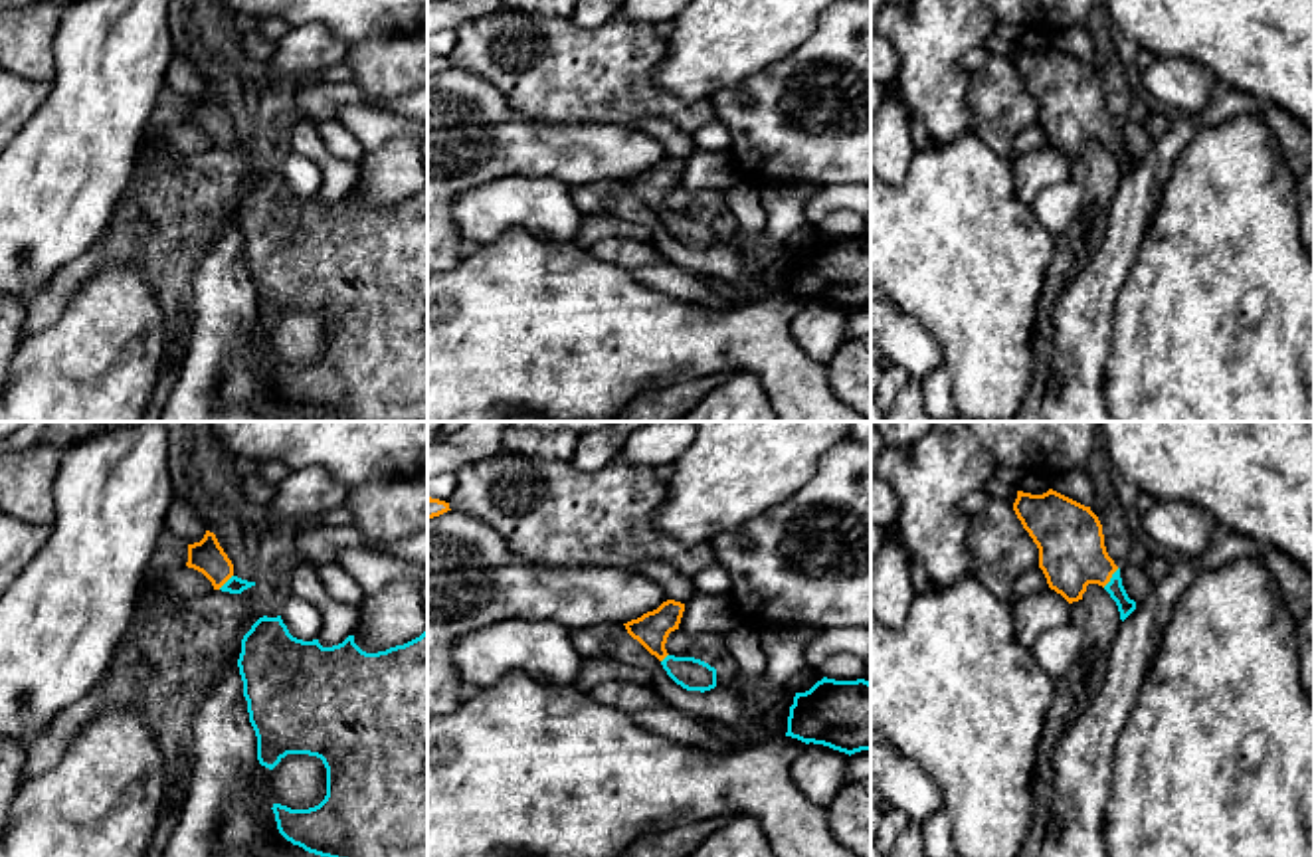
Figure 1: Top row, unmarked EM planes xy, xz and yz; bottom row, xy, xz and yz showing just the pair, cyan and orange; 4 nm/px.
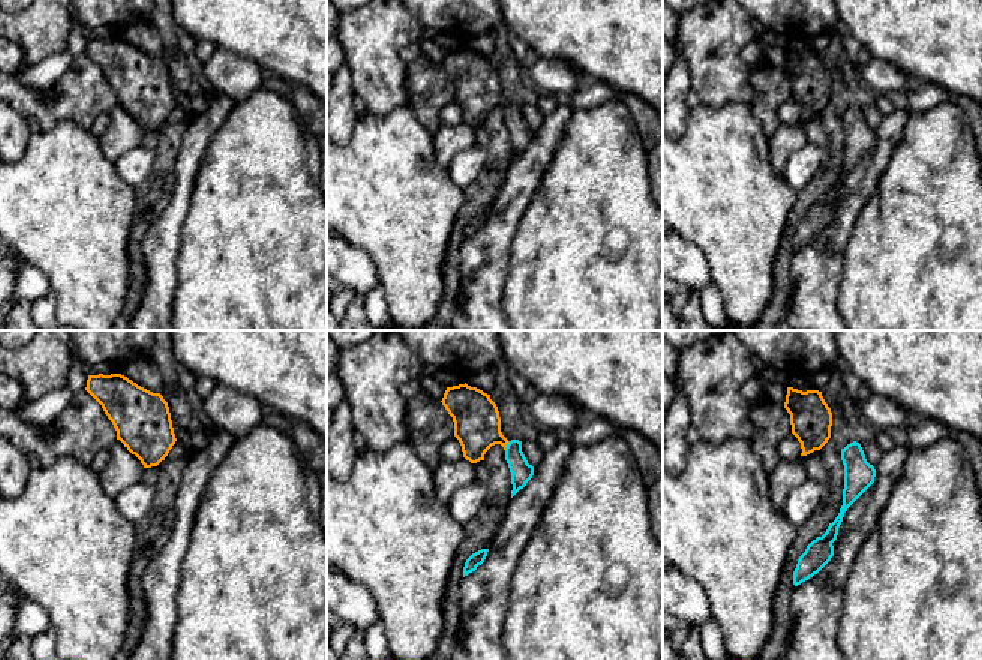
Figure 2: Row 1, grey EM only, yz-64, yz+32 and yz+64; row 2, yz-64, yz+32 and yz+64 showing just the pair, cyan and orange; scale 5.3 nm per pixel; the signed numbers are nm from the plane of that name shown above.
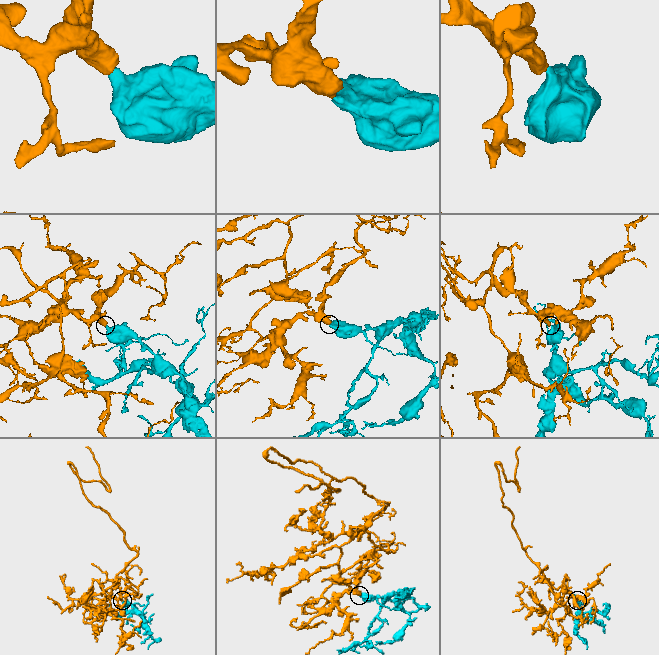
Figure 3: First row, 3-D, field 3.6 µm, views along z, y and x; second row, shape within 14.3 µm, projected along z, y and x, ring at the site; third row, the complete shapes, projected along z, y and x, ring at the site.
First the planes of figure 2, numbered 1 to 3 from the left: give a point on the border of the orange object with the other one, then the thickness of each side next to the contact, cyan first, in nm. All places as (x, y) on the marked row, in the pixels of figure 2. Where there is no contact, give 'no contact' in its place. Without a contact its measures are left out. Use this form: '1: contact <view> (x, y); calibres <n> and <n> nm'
1: no contact
2: contact yz+32 (507, 446); calibres 110 and 260 nm
3: no contact

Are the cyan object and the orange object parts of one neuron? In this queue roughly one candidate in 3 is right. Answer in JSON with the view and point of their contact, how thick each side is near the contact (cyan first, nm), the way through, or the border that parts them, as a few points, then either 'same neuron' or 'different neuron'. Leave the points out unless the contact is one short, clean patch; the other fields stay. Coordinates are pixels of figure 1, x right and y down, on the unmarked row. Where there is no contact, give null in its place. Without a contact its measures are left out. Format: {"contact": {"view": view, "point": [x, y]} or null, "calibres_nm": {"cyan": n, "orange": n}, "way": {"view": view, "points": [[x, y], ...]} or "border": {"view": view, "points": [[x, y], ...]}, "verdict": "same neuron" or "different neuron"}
{"contact": {"view": "yz", "point": [1111, 135]}, "calibres_nm": {"cyan": 70, "orange": 280}, "way": {"view": "yz", "points": [[1115, 145], [1111, 135], [1069, 94]]}, "verdict": "same neuron"}

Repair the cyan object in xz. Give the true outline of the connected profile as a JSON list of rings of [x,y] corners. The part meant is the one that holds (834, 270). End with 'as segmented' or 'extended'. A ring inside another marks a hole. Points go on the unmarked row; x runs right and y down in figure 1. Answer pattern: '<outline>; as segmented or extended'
[[[823,234],[809,247],[796,249],[786,293],[805,301],[823,301],[849,313],[871,307],[871,239],[865,236],[835,238]]]; as segmented

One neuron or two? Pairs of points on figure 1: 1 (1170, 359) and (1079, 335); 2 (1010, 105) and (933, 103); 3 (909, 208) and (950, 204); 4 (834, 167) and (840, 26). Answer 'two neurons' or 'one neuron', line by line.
1: two neurons
2: two neurons
3: one neuron
4: one neuron

